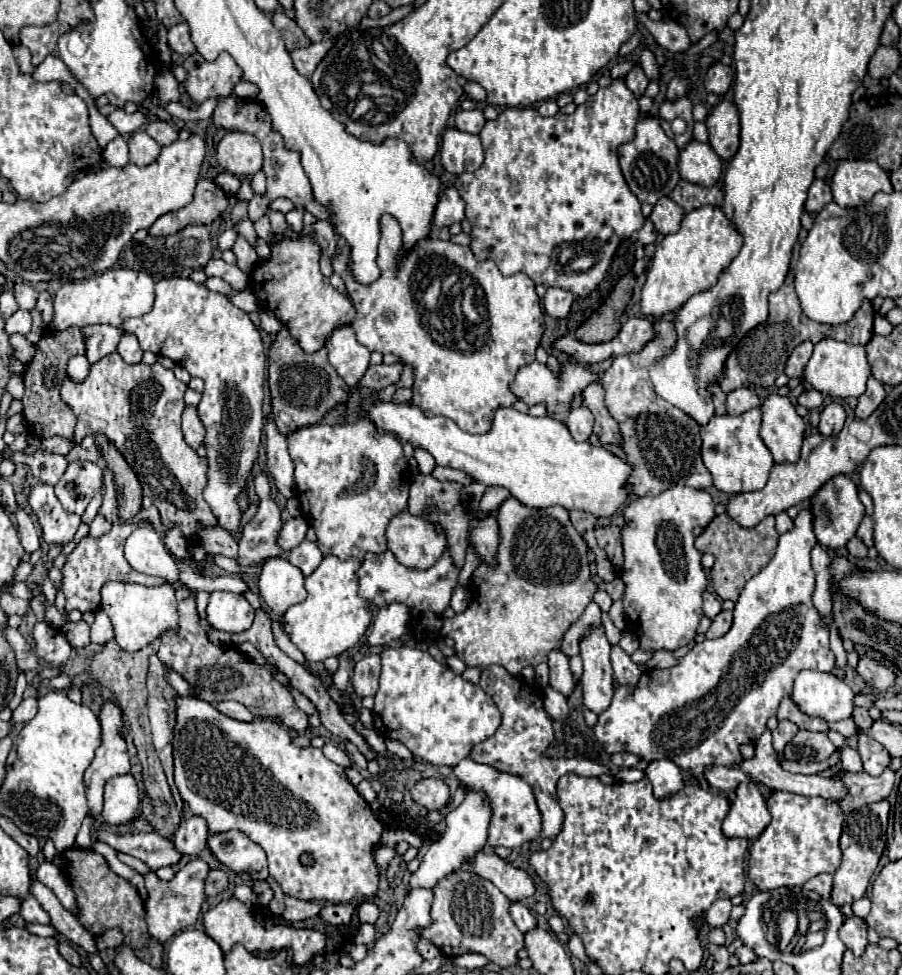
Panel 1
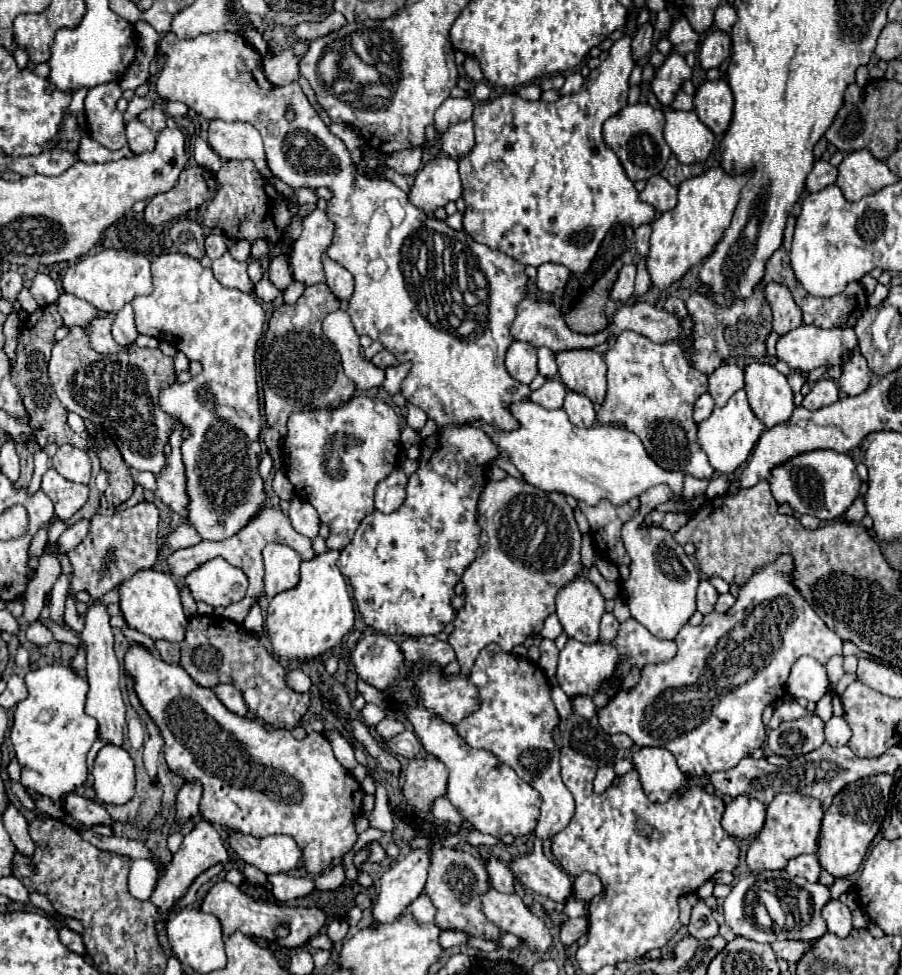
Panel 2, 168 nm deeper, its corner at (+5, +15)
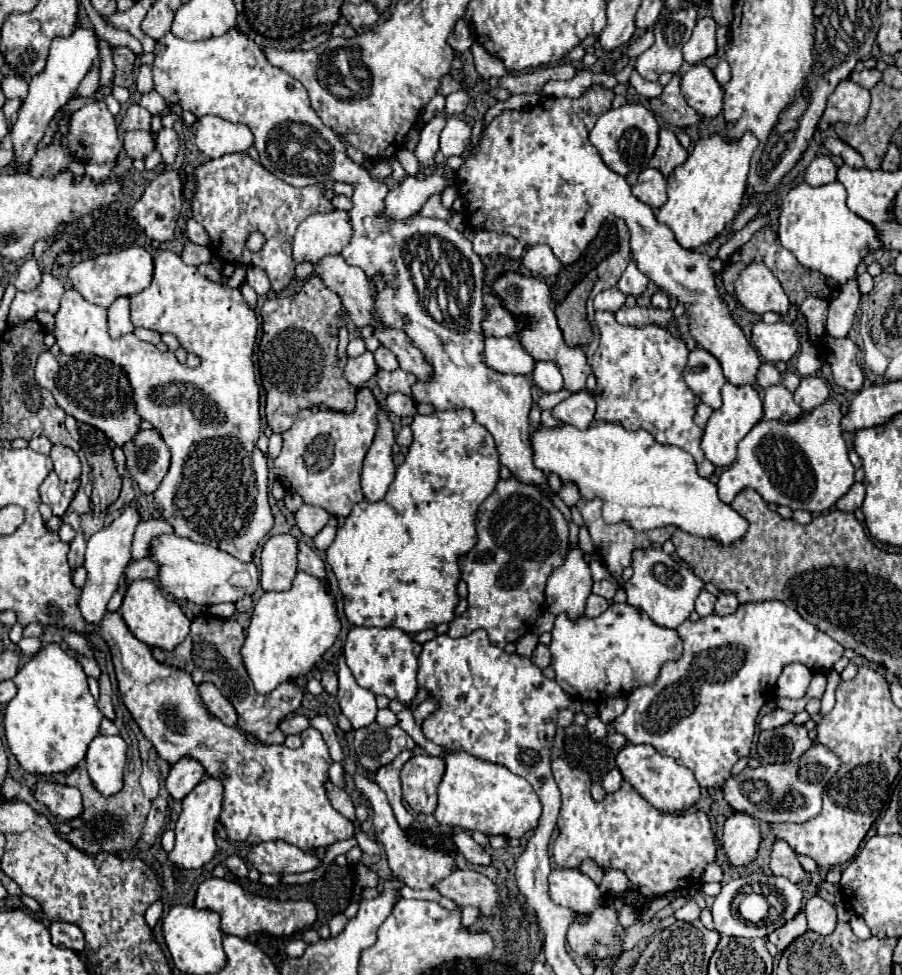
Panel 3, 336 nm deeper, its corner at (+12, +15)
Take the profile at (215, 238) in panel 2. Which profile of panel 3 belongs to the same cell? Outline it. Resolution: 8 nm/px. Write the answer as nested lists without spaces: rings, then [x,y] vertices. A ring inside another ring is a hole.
[[[190,218],[190,220],[186,222],[186,234],[188,234],[190,242],[194,242],[194,244],[200,244],[200,246],[208,246],[208,244],[210,244],[206,230],[204,230],[194,218]]]

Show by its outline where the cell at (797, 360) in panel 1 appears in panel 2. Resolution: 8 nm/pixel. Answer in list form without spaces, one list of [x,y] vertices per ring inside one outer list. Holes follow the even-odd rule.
[[[769,284],[765,288],[765,298],[773,310],[773,330],[779,336],[785,336],[785,332],[791,332],[793,328],[799,328],[803,324],[801,310],[793,302],[793,298],[785,286]]]

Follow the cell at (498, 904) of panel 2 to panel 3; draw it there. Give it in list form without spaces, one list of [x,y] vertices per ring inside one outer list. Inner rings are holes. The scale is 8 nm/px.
[[[454,870],[448,878],[434,884],[434,888],[458,906],[478,906],[482,914],[494,914],[498,906],[494,882],[476,870]]]

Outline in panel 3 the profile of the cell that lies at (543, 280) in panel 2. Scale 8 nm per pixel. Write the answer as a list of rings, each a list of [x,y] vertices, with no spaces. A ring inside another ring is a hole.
[[[534,244],[534,246],[530,246],[530,248],[524,252],[522,262],[524,262],[524,266],[526,266],[534,276],[540,276],[540,278],[558,274],[558,270],[560,270],[560,266],[562,266],[560,260],[552,254],[550,246],[546,246],[546,244]]]

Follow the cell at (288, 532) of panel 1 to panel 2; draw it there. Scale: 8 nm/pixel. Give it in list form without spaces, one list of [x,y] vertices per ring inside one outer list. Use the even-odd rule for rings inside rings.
[[[293,498],[291,500],[289,520],[291,520],[293,528],[297,532],[301,532],[303,536],[307,536],[307,538],[315,538],[317,530],[321,526],[317,510],[307,500],[301,500],[301,498]]]

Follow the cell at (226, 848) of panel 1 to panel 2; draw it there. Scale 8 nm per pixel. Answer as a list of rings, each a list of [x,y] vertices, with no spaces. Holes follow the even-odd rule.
[[[231,830],[227,836],[227,844],[243,862],[257,866],[265,874],[289,872],[301,866],[301,852],[295,840],[289,836],[255,838]]]

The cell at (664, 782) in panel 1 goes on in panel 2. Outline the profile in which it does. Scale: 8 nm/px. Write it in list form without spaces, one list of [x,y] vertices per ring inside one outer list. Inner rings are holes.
[[[641,748],[633,754],[633,764],[641,776],[645,794],[653,802],[665,802],[687,780],[673,754],[665,748]]]

